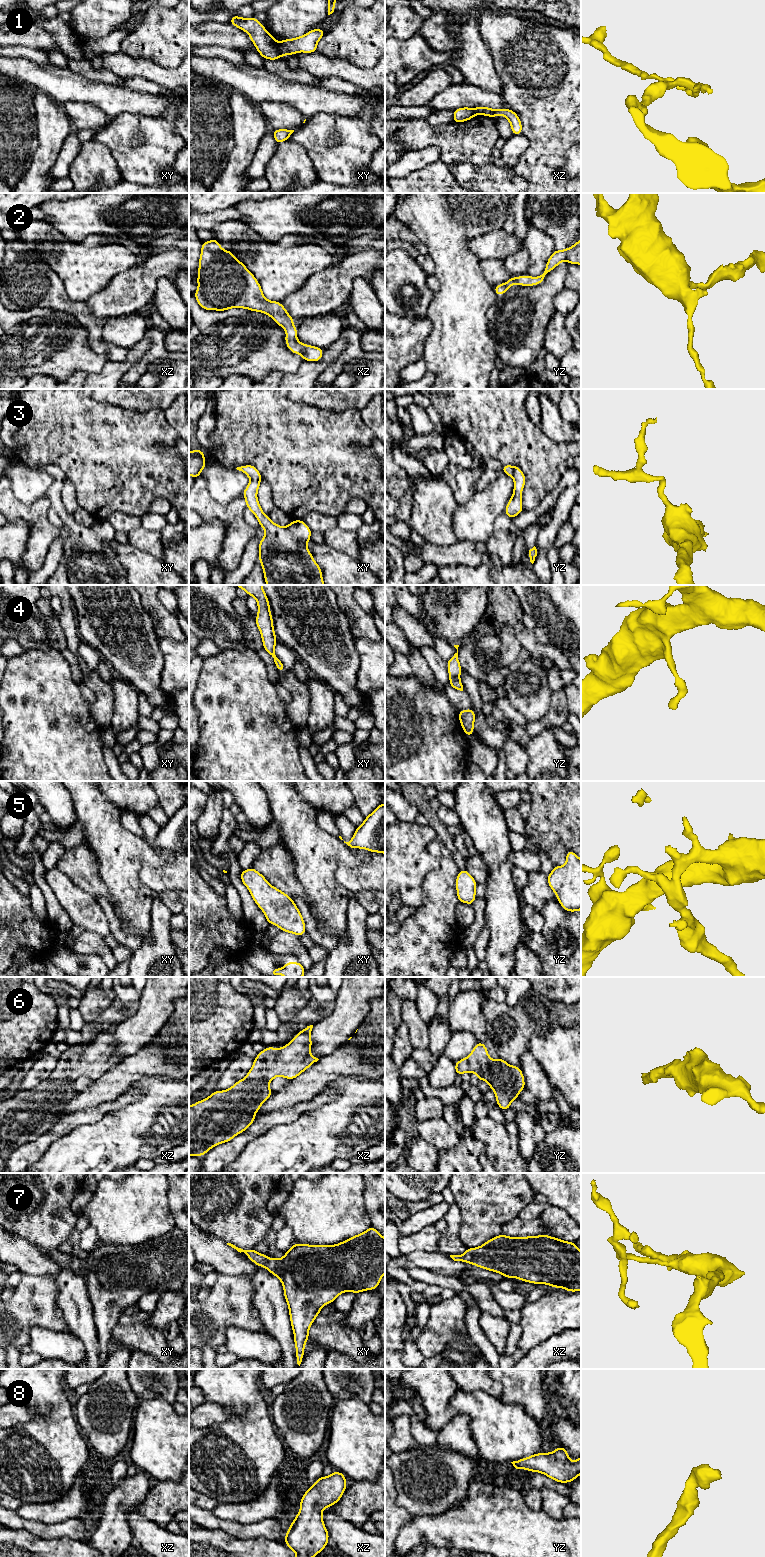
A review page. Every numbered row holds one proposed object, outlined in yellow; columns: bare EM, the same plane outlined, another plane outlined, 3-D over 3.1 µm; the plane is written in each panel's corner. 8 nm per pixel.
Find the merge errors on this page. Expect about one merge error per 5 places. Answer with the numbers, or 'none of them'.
1

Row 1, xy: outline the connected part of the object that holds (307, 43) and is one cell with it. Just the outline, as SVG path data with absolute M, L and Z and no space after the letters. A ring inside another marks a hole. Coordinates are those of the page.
M320 28L312 29L303 36L278 42L278 48L284 56L294 55L298 52L317 52L317 43L325 34L326 32Z

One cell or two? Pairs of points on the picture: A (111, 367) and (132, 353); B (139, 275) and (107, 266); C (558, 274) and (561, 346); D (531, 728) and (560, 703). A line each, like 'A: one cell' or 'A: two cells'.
A: one cell
B: two cells
C: two cells
D: one cell

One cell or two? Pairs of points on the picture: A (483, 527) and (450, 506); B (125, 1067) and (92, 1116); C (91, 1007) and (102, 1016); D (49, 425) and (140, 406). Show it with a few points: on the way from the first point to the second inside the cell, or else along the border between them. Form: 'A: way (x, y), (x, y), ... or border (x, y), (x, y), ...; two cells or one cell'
A: border (459, 506), (453, 514), (453, 532); two cells
B: border (123, 1094), (111, 1101), (78, 1109); two cells
C: border (113, 995), (113, 999), (93, 1020), (85, 1022); two cells
D: border (105, 401), (133, 411), (149, 412); two cells

